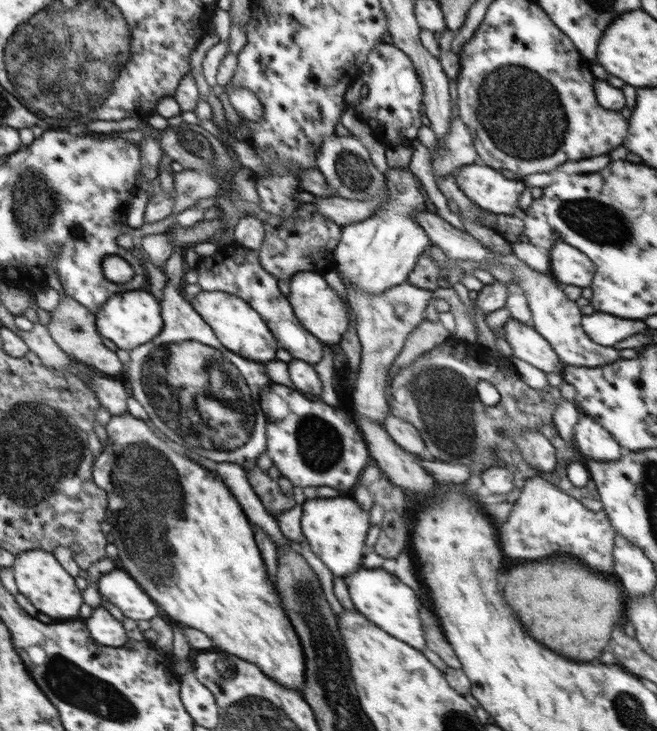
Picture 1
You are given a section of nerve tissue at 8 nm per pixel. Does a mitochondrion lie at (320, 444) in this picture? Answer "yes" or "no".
yes

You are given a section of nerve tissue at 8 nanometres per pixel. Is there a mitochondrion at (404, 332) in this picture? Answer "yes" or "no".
no

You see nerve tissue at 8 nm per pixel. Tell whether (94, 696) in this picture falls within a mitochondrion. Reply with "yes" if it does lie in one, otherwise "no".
yes

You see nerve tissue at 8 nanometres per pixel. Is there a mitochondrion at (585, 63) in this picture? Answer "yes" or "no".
no

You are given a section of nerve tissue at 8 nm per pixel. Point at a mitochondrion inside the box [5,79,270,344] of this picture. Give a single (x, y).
(36, 201)

